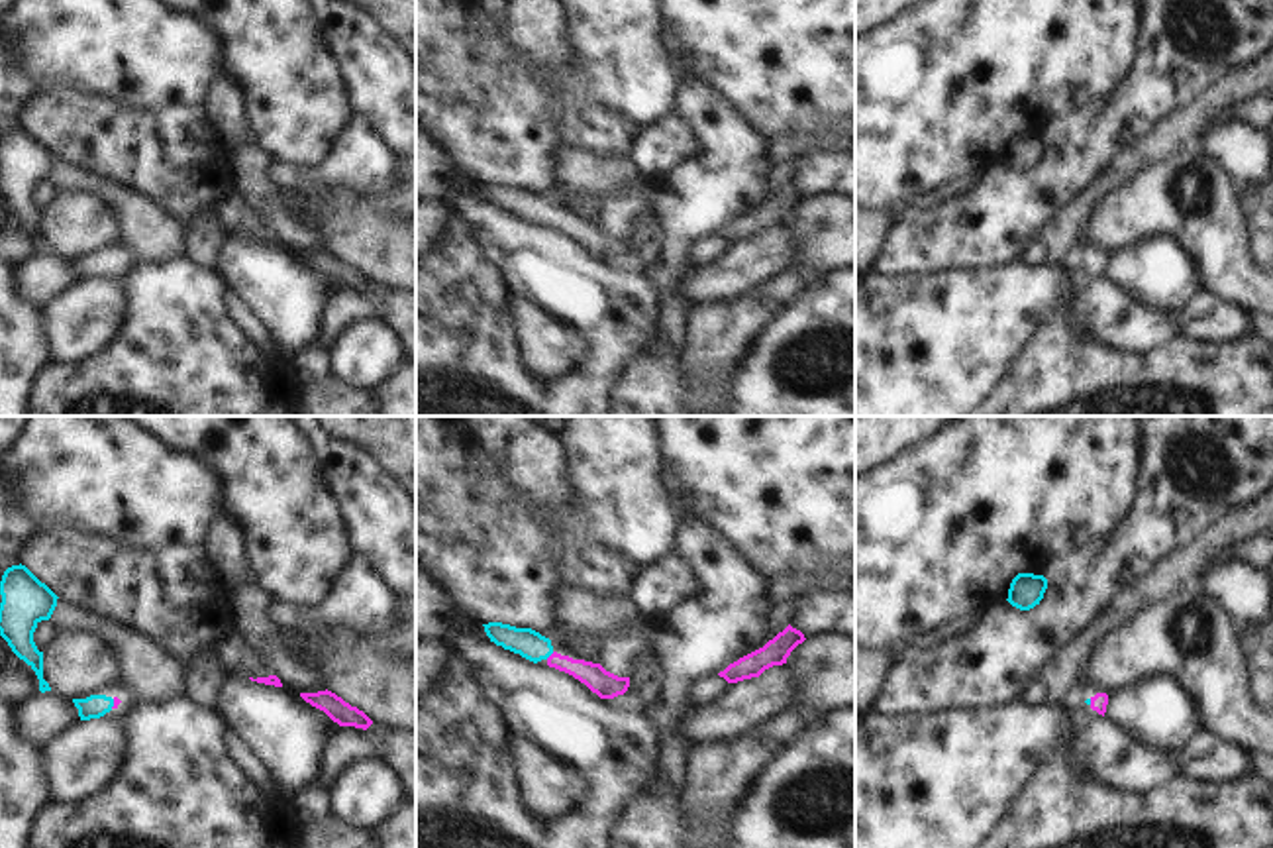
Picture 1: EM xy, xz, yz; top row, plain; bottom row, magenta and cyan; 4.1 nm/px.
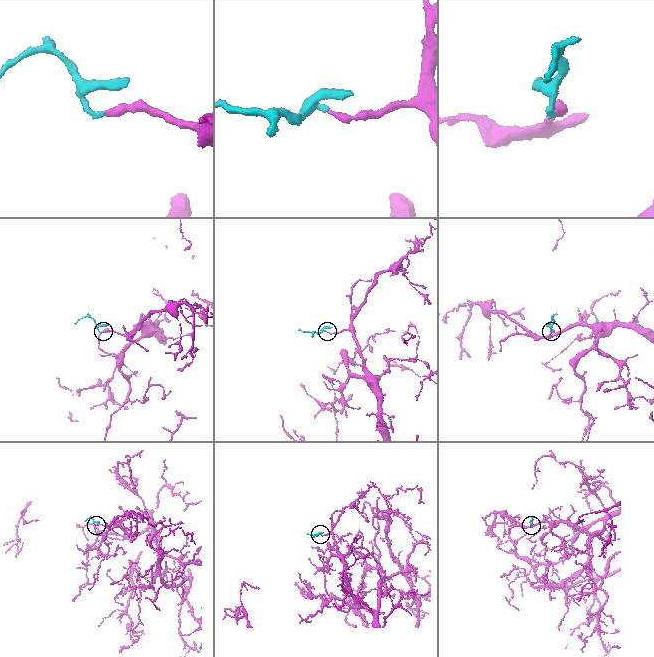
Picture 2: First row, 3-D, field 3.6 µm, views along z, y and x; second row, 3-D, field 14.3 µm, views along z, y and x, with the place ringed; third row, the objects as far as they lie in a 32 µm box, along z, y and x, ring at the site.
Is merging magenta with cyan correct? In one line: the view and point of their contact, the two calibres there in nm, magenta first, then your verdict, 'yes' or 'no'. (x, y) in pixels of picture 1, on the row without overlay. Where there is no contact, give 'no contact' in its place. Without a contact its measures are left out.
xz (552, 214) | 110/120 nm | yes

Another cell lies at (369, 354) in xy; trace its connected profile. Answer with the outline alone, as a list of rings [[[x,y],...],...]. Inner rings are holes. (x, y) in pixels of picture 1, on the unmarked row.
[[[384,320],[353,324],[330,349],[331,373],[369,391],[392,381],[410,359],[400,332]]]

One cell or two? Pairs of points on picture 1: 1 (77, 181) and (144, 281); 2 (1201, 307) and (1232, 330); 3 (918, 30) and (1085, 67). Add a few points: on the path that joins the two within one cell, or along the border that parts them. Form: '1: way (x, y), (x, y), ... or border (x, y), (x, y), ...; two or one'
1: border (177, 258), (122, 264); two
2: way (1209, 315), (1224, 324); one
3: way (960, 50), (1044, 50); one

